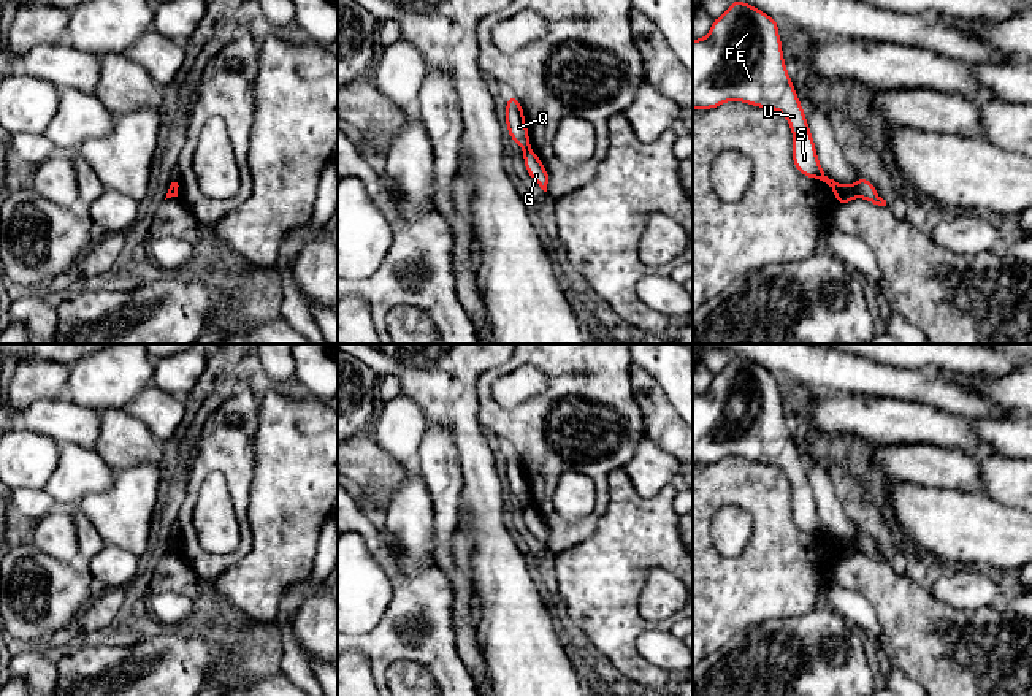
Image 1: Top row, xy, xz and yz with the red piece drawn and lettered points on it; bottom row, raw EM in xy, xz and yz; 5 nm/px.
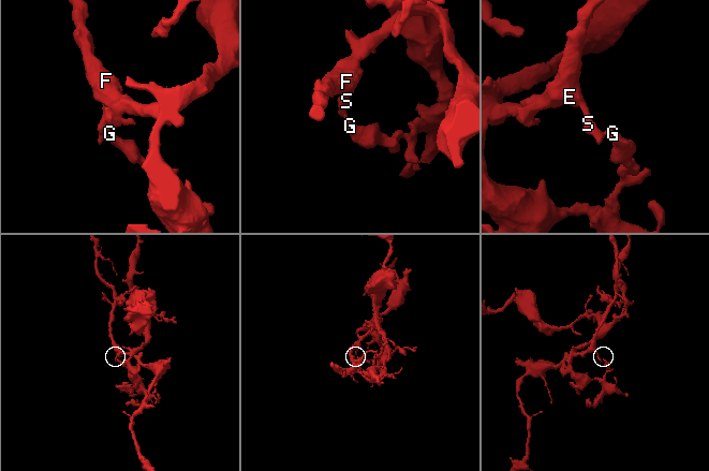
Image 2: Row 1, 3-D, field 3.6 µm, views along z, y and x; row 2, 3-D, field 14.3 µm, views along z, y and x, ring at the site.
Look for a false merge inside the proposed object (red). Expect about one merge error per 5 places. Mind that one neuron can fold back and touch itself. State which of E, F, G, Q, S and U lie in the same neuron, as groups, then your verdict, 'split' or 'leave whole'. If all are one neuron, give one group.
groups E F Q S U / G; split

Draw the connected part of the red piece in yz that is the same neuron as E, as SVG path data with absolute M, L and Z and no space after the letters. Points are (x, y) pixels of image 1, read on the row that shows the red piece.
M732 0L724 14L712 21L705 38L693 40L693 109L713 109L732 100L780 111L794 135L791 152L794 168L802 176L826 182L832 189L839 206L856 197L853 185L829 179L818 162L805 113L785 67L778 22L740 0Z

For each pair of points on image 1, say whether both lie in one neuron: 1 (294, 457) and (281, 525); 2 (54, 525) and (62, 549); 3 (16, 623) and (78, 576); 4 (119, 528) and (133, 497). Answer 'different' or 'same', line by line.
1: same
2: same
3: same
4: same

